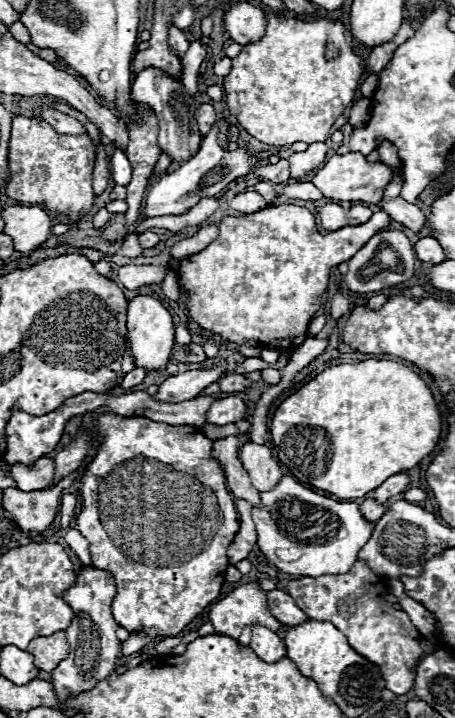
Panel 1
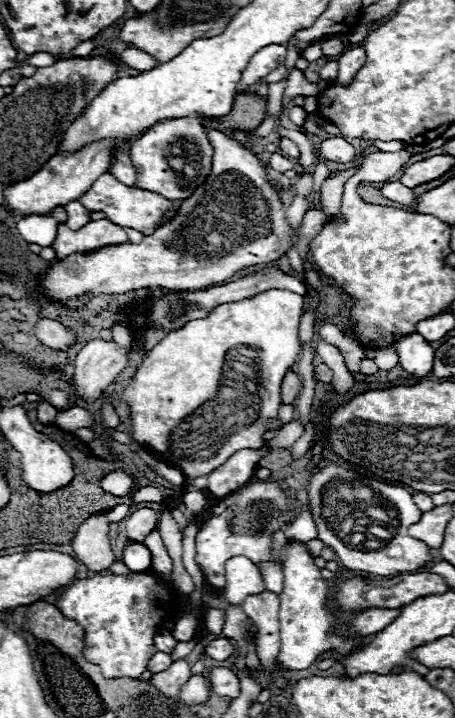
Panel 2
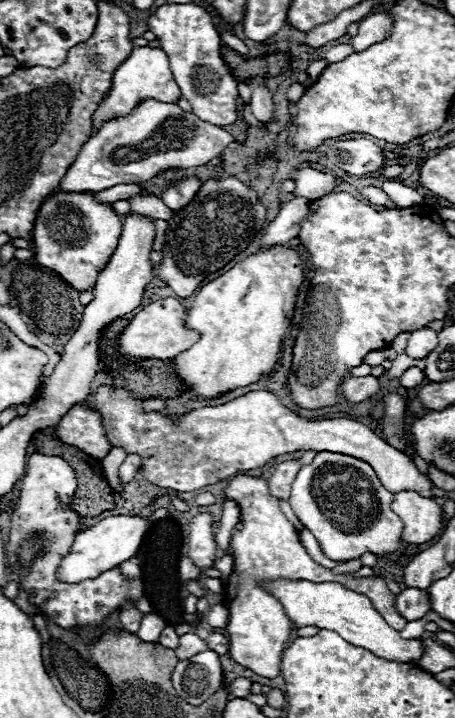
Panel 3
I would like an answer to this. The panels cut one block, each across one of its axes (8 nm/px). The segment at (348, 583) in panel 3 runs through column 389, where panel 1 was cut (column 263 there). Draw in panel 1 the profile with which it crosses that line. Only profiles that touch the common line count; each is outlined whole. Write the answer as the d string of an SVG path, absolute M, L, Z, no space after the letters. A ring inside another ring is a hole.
M248 582L236 586L222 600L214 602L208 616L216 634L238 638L250 624L264 624L272 630L282 628L282 624L268 610L266 594L268 592L260 588L260 582Z

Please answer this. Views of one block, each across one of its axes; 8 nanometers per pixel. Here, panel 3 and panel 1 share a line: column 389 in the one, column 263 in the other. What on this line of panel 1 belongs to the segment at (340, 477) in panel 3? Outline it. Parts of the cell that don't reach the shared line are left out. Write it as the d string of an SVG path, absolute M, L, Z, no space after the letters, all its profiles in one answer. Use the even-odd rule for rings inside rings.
M282 476L282 480L270 490L260 492L260 508L252 508L252 520L258 532L258 548L262 554L276 564L282 572L294 576L326 576L326 574L346 574L352 564L356 562L358 552L368 542L374 524L366 522L360 514L360 506L356 502L336 502L326 496L320 496L304 486L300 486L292 476ZM294 502L294 504L292 504ZM308 510L308 512L304 512ZM318 514L318 516L316 516ZM282 516L302 516L302 524L288 526L290 530L284 532ZM320 526L320 532L318 532ZM296 528L296 530L294 530ZM298 532L312 532L314 536L326 536L326 542L300 542Z

